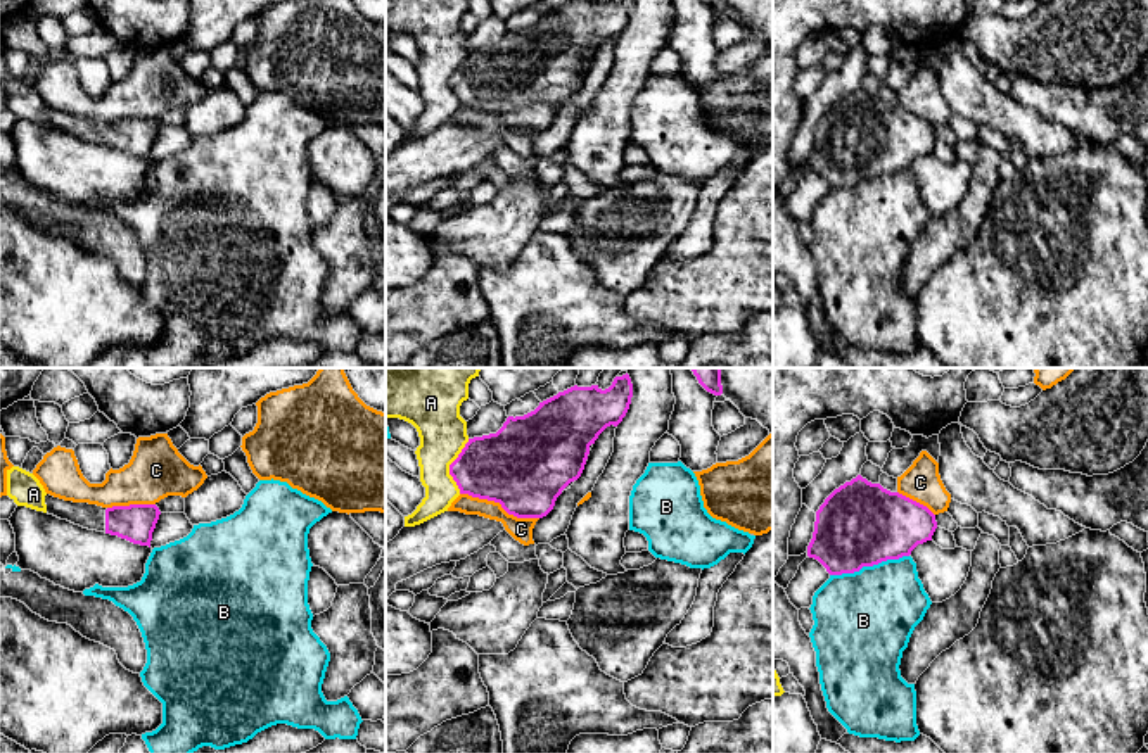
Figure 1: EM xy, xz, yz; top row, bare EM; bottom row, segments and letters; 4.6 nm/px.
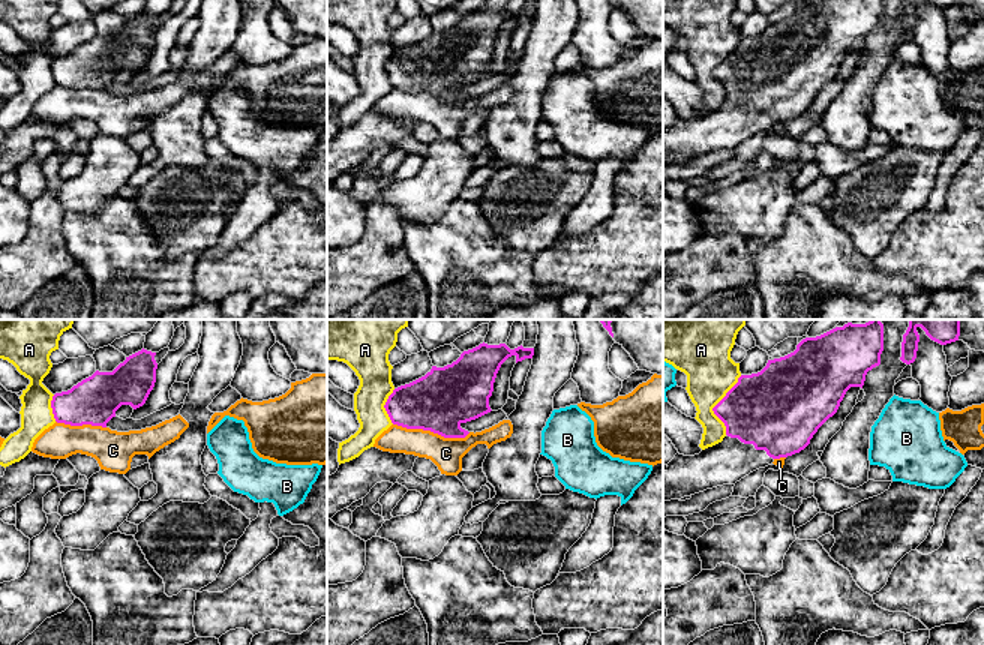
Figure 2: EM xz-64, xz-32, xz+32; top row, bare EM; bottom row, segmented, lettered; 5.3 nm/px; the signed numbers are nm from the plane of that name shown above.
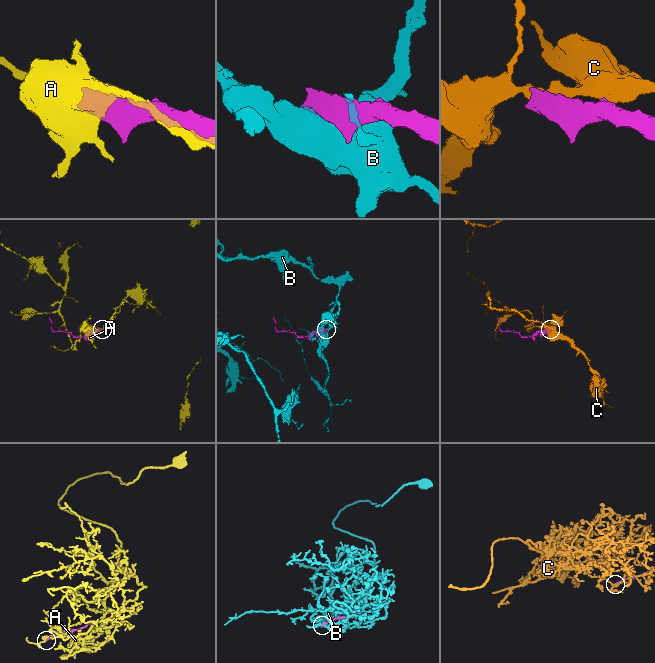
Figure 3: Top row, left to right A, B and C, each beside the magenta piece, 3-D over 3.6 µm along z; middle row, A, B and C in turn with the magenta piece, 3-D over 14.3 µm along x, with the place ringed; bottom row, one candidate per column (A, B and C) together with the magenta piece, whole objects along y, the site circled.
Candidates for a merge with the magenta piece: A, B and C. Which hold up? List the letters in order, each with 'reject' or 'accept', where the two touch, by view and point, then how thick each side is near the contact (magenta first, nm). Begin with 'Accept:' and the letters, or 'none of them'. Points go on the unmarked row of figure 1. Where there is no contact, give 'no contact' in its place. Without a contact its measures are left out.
Accept: none of them
A: reject | xz (450, 80) | 320/220 nm
B: reject | yz (868, 178) | 400/440 nm
C: reject | xz (500, 116) | 420/110 nm

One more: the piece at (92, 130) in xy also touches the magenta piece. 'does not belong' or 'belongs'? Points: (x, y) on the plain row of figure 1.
belongs

